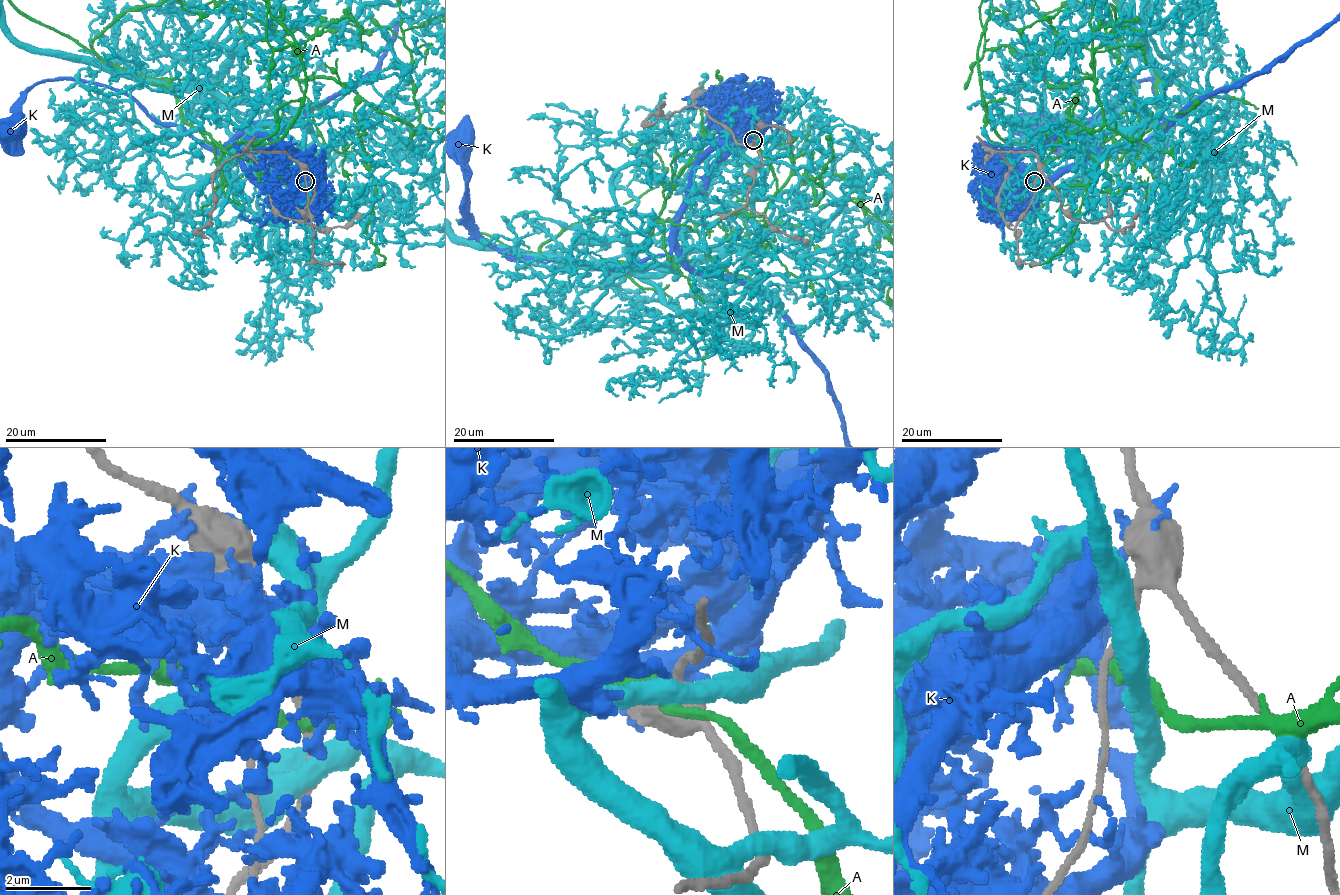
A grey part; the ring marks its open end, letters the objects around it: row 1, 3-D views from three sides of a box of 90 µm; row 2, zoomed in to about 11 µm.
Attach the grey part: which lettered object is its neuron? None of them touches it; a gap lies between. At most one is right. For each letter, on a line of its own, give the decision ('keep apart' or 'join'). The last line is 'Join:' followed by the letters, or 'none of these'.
A: join
K: keep apart
M: keep apart
Join: A

